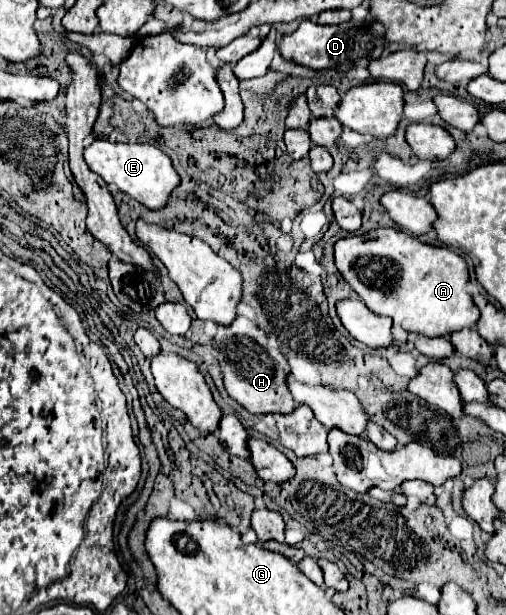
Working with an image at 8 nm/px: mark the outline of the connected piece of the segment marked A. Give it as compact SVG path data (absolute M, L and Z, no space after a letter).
M377 228L367 234L347 236L335 242L335 264L347 284L357 292L357 296L379 316L389 316L393 326L407 332L423 334L429 338L451 338L463 328L473 328L479 322L479 308L475 306L471 294L467 292L469 268L467 262L445 246L431 246L419 242L415 236L393 228Z

